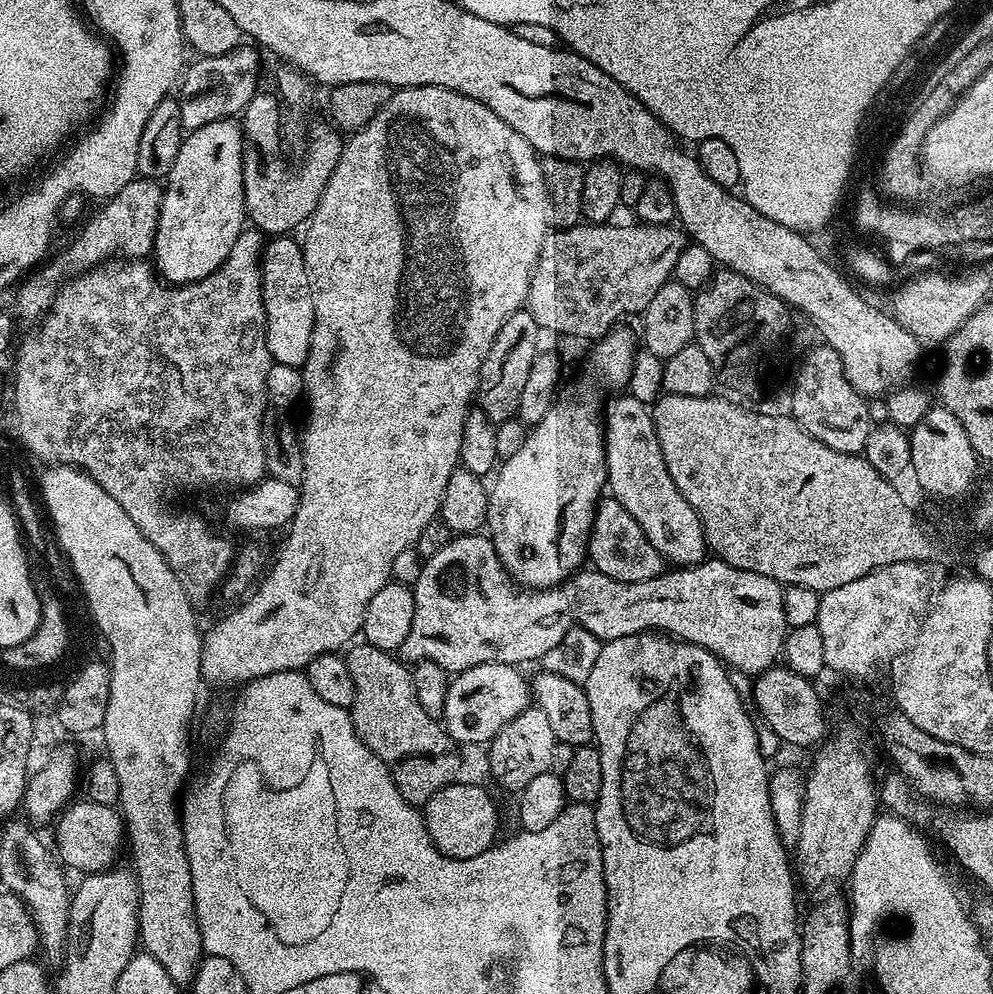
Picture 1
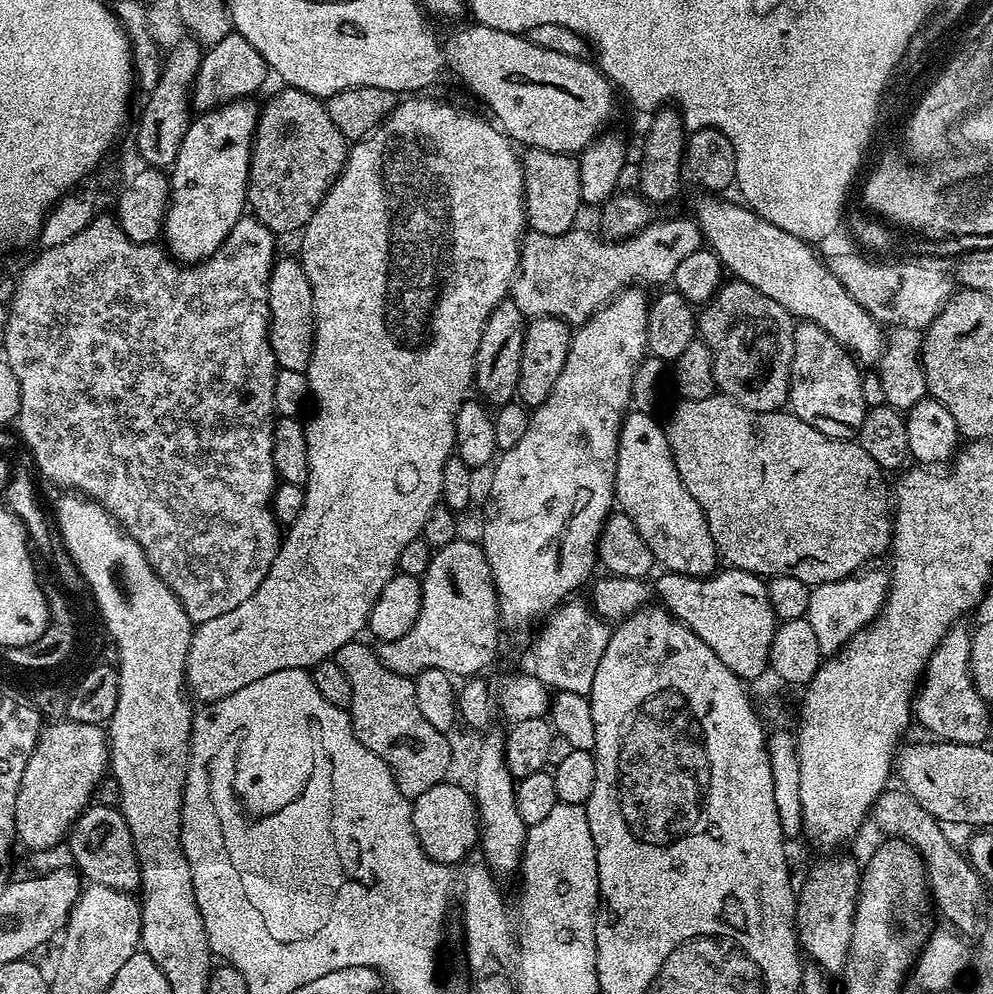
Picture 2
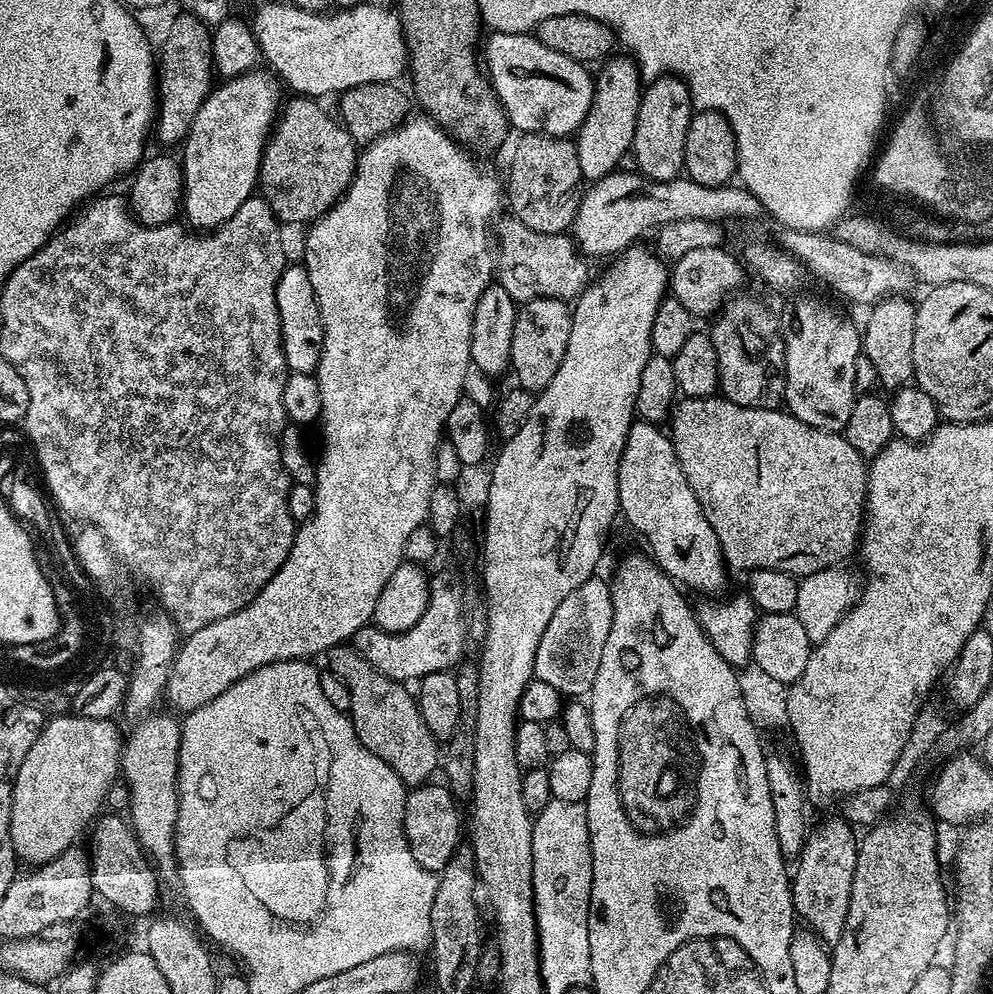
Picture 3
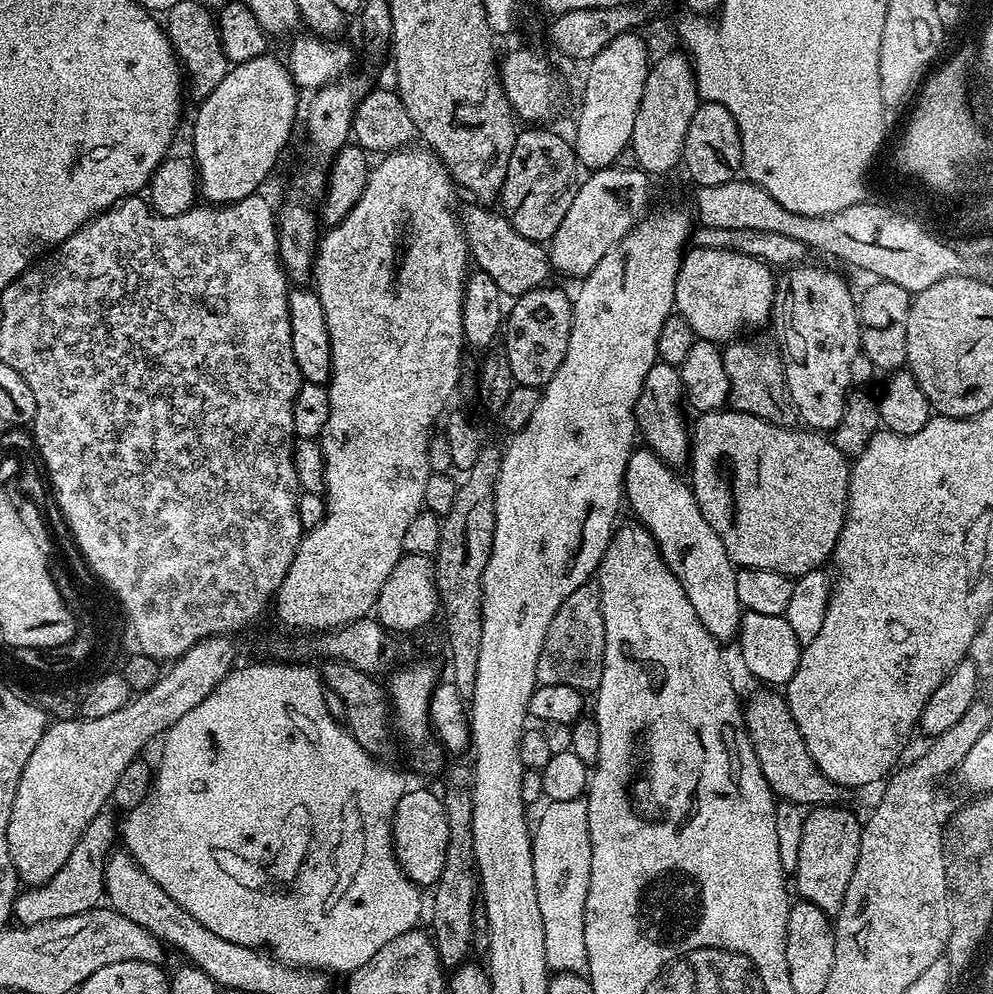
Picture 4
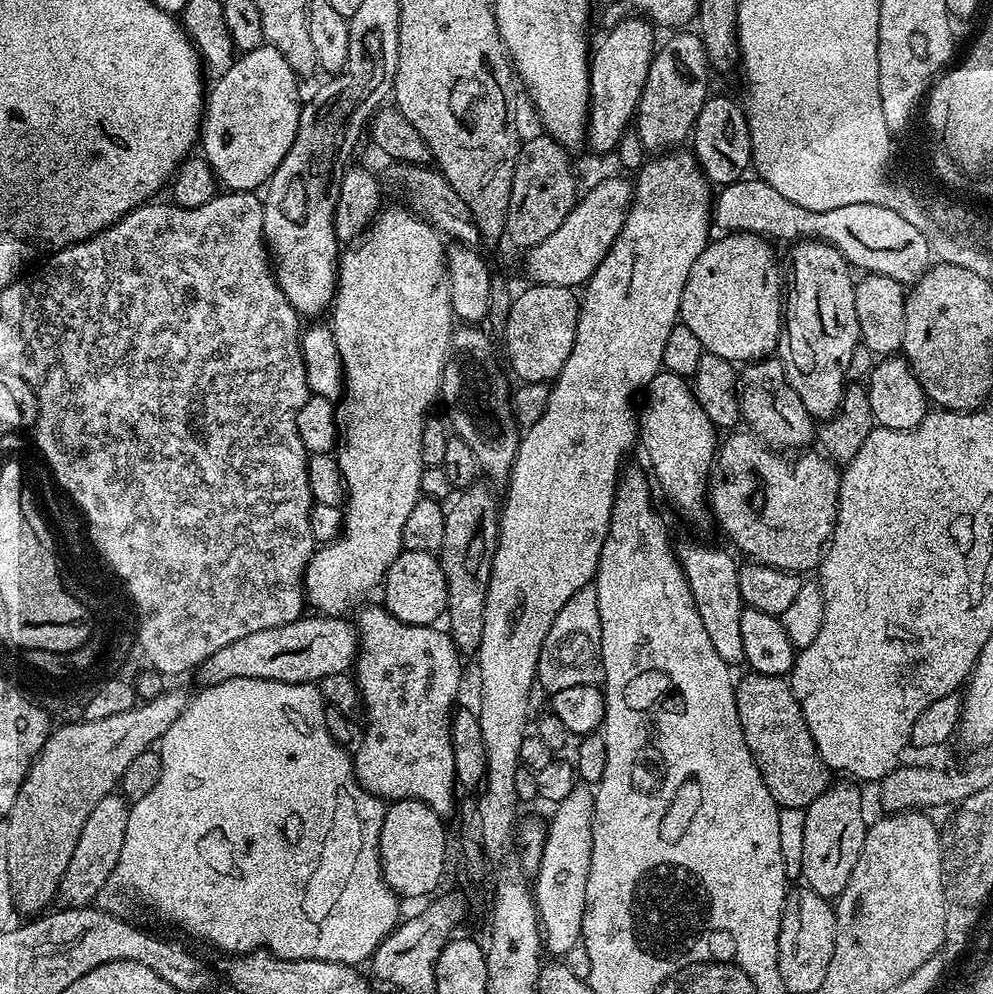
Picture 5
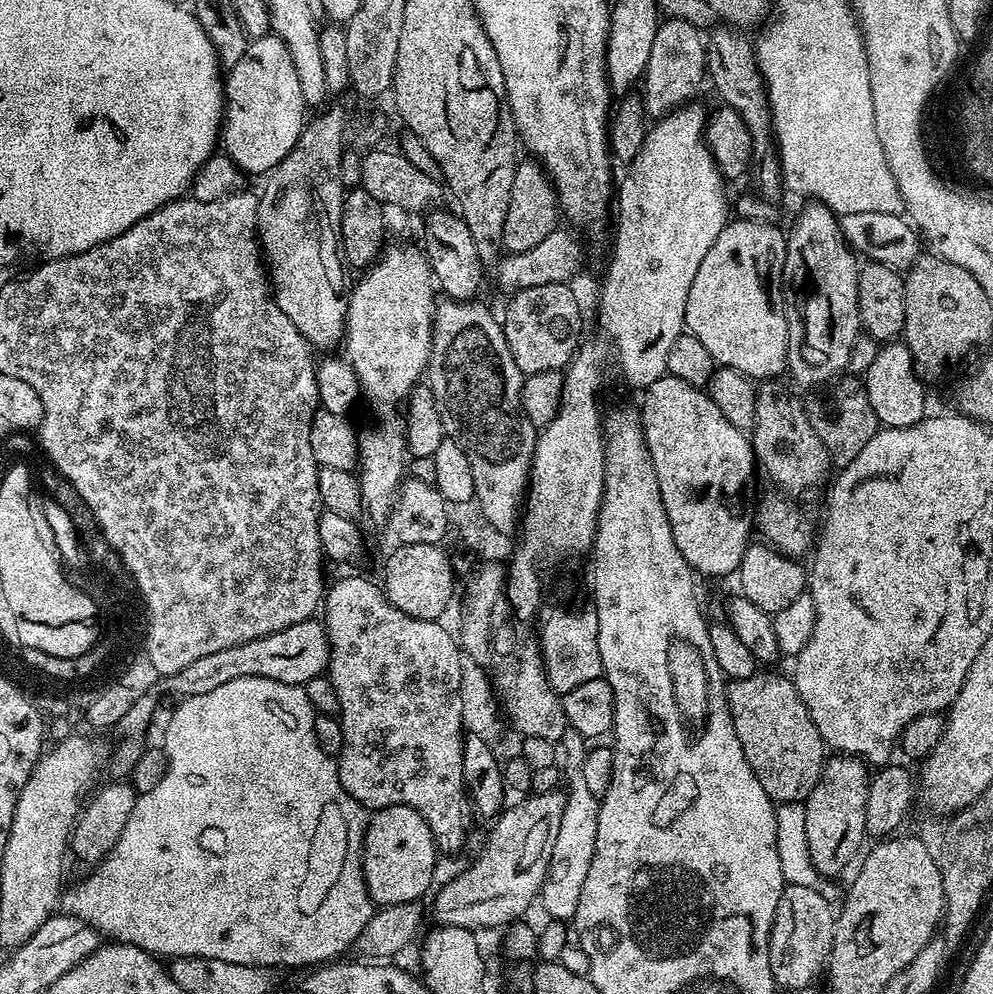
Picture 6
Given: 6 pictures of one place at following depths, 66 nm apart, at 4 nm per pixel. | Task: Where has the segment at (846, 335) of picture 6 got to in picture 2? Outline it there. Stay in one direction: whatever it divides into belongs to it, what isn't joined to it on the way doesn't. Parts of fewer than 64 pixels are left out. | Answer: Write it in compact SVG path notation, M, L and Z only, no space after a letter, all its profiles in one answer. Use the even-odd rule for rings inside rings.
M800 322L796 324L794 334L794 358L792 359L792 373L788 379L787 407L793 416L802 418L814 430L822 430L830 438L839 440L850 440L857 435L860 423L868 413L869 406L863 401L860 389L862 368L854 359L851 352L839 344L833 336L822 326L811 322Z

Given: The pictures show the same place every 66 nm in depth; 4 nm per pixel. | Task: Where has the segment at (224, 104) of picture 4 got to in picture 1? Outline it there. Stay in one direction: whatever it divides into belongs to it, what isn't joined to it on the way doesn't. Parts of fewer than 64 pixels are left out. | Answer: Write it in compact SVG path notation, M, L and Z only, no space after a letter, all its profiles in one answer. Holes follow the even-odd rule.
M235 119L206 122L206 126L198 126L197 128L191 129L191 131L185 135L182 146L178 150L178 158L174 158L174 166L166 178L166 183L163 185L164 197L162 198L162 206L160 207L158 230L156 231L156 247L154 249L154 257L156 256L156 260L154 259L155 271L159 273L169 285L192 284L196 280L201 280L210 274L214 274L214 270L218 270L218 266L222 266L222 262L226 262L226 258L230 254L230 246L234 244L238 234L244 231L246 227L246 213L244 210L245 151L246 141L244 139L244 129Z

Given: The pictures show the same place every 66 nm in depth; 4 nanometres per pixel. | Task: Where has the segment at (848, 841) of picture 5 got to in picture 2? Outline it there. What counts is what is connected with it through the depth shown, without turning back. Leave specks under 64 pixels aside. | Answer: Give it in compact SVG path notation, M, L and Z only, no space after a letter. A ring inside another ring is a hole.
M820 860L796 892L796 938L803 955L825 973L843 973L854 930L856 902L860 899L861 865L852 860Z

